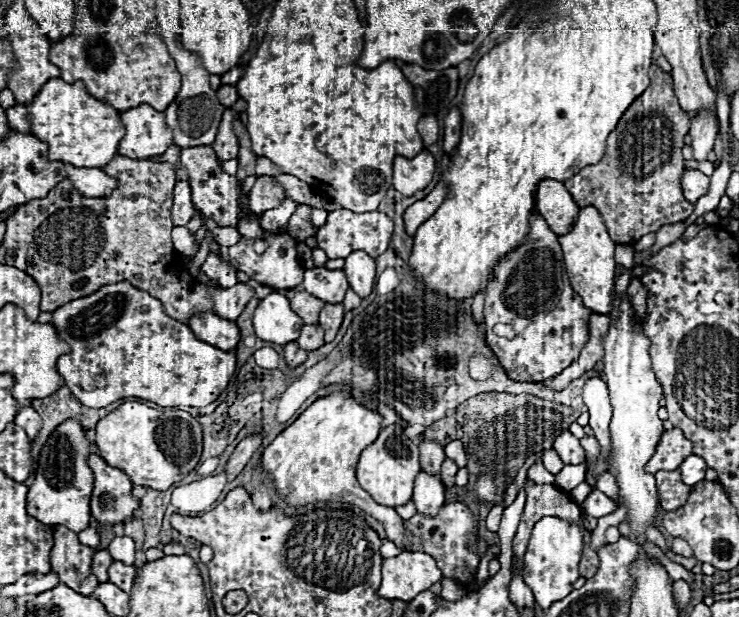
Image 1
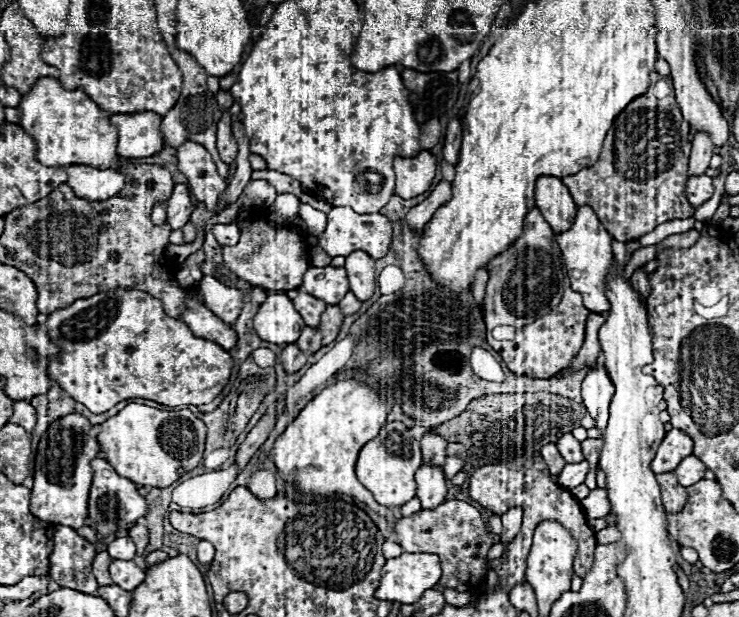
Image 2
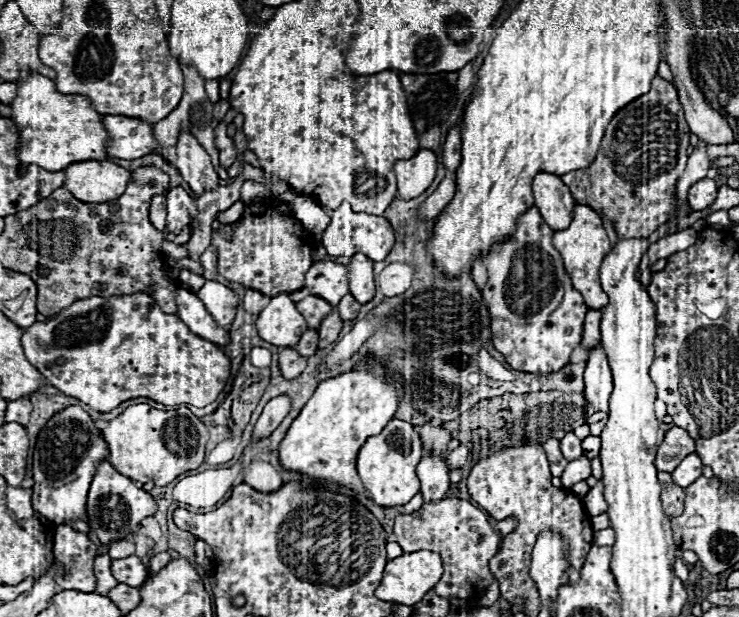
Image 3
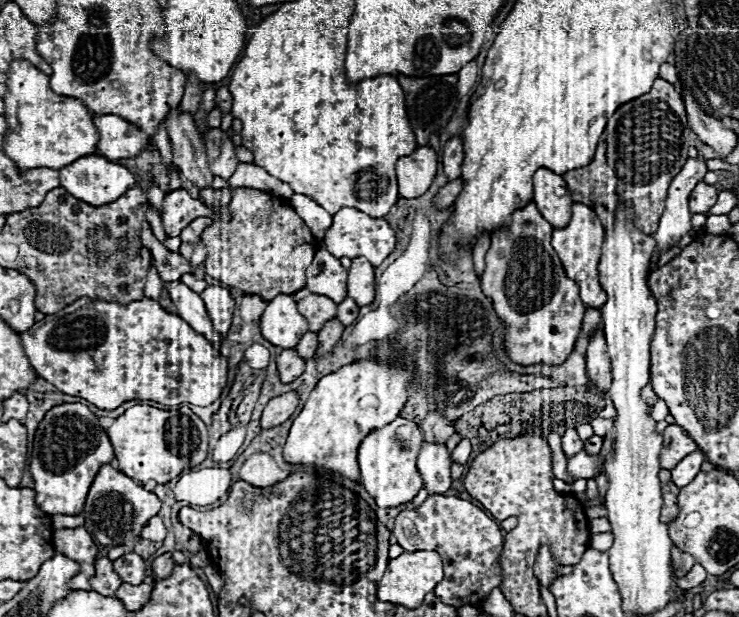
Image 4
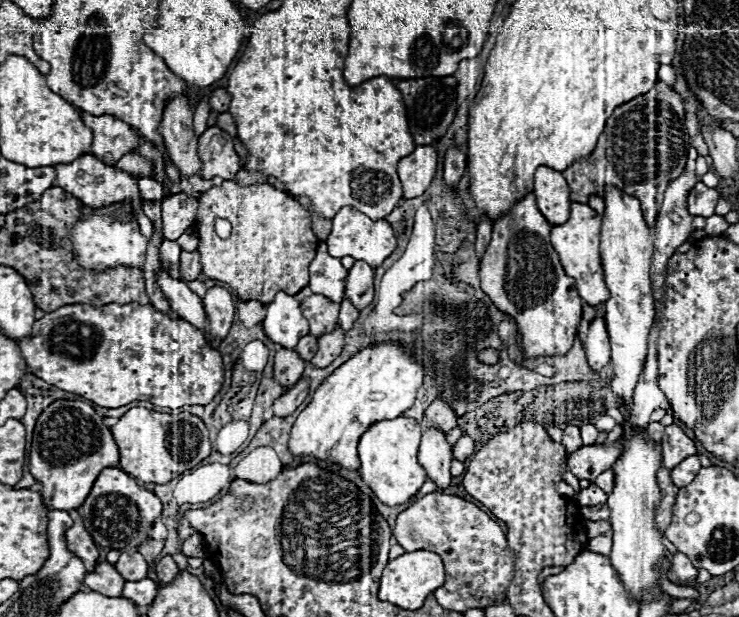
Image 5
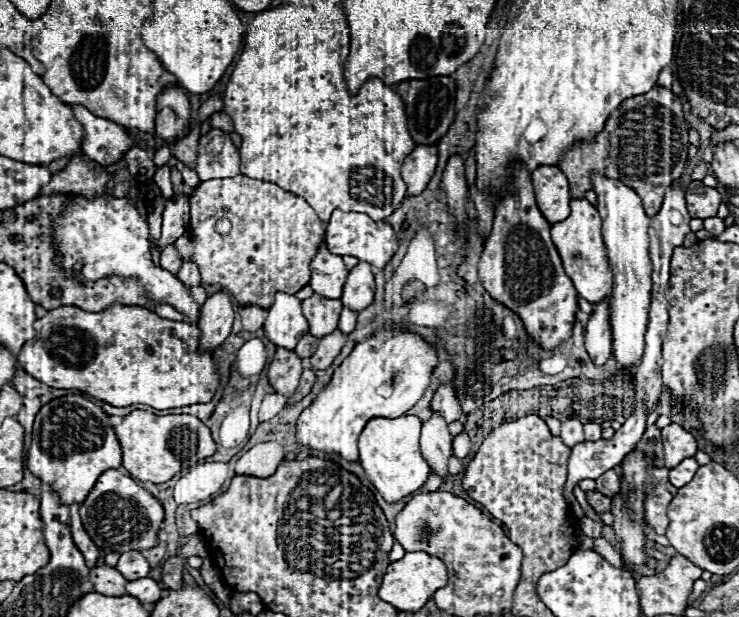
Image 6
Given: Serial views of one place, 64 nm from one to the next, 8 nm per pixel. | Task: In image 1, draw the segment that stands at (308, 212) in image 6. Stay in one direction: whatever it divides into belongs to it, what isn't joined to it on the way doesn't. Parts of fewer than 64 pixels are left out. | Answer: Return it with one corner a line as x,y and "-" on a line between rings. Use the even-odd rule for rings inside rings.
274,234
274,236
268,236
264,240
270,244
264,254
256,254
252,250
254,240
246,240
246,238
242,238
236,246
226,248
224,254
236,266
238,272
248,274
248,278
252,278
252,280
256,280
256,282
260,282
264,286
270,286
270,288
276,288
276,290
280,290
280,288
282,290
290,290
290,288
300,286
302,284
304,266
302,266
302,260
300,260
298,252
296,252
296,244
298,242
288,234

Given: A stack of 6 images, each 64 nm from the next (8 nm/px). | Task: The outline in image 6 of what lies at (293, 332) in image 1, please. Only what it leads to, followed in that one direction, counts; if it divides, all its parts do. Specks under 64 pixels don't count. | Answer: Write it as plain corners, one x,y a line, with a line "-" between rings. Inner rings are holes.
276,292
276,300
268,308
268,318
264,322
264,332
272,344
294,350
298,340
308,334
308,320
302,316
300,304
296,296

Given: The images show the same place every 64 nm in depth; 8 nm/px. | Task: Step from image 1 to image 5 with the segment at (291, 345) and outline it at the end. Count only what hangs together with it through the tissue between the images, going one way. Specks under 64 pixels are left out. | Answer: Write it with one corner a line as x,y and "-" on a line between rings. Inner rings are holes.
288,348
276,352
274,358
274,378
280,386
294,386
304,372
304,360

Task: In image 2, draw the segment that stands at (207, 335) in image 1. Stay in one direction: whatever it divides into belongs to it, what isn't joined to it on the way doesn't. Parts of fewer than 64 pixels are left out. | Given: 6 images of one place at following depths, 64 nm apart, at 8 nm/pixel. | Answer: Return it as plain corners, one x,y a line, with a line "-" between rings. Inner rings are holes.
186,300
186,312
182,314
182,322
190,326
194,336
210,340
224,350
230,350
236,346
236,332
230,324
222,322
218,316
214,316
204,304
196,300

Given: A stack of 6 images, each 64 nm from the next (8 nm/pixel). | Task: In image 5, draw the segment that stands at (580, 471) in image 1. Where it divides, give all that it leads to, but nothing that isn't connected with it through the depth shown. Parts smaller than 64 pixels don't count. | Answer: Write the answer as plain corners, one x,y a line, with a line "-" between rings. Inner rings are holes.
618,438
612,446
582,446
568,456
568,470
578,480
596,480
598,474
608,470
622,454
624,438

